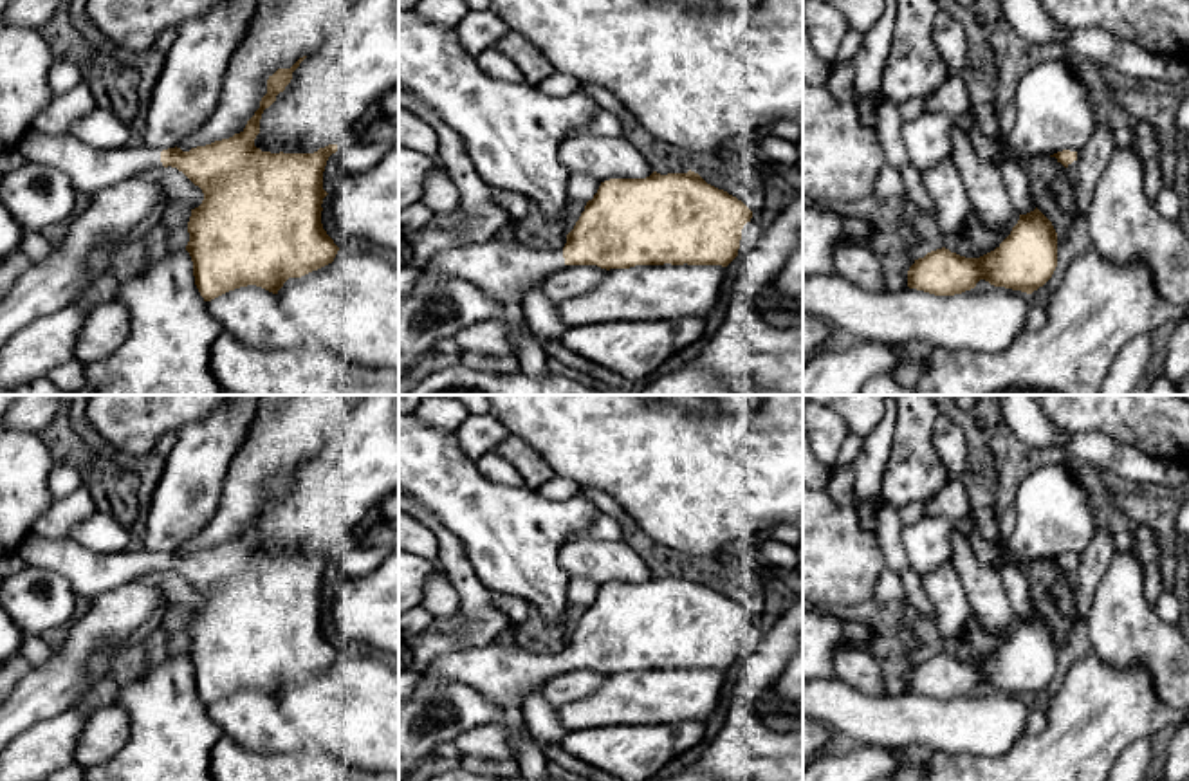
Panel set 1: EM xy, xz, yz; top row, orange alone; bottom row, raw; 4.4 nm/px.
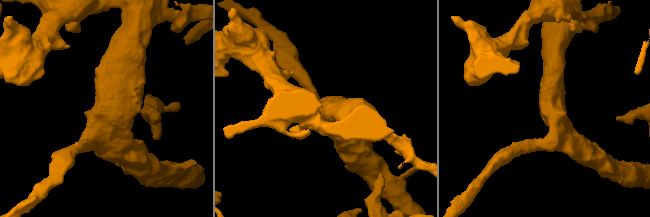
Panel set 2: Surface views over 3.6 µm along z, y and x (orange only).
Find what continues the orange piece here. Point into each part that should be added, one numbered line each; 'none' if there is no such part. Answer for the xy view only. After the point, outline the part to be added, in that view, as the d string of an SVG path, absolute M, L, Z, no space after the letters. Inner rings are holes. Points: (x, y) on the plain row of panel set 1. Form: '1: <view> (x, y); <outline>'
1: xy (91, 574); M29 532L16 554L31 566L61 574L76 595L94 599L134 581L146 572L161 572L161 556L153 552L92 552L74 541L51 541Z

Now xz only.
1: xz (504, 675); M493 642L487 648L440 655L424 673L469 685L500 709L500 720L473 727L451 743L462 756L507 761L514 759L516 741L529 736L527 696L563 669L563 655L543 657Z

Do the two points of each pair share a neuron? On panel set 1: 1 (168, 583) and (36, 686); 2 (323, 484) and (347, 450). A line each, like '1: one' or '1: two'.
1: two
2: one

